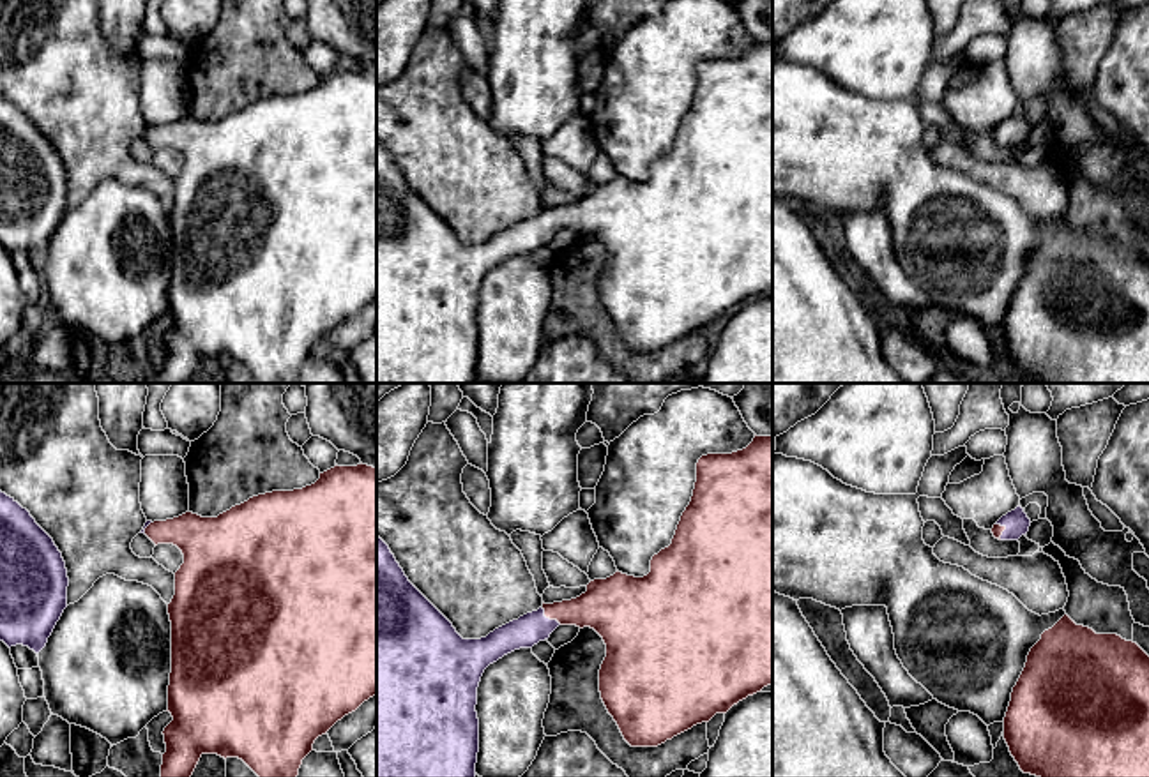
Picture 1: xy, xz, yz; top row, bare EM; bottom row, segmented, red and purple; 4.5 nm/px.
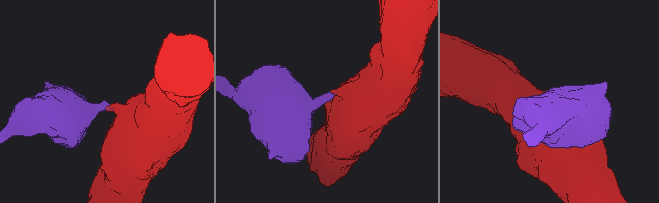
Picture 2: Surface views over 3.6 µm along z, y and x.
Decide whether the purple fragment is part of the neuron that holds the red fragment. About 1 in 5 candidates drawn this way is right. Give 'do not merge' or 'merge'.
merge

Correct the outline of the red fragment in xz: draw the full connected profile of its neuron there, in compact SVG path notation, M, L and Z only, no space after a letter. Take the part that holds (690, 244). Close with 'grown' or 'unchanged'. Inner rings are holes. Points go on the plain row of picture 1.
M772 39L757 41L732 58L707 58L696 67L696 87L689 109L681 120L672 148L651 164L651 177L643 182L615 177L606 184L594 184L576 203L544 208L513 224L486 242L463 244L453 228L408 185L389 150L377 141L377 383L474 383L479 357L479 323L476 316L477 291L484 274L504 260L532 253L550 242L559 230L594 233L606 249L606 261L599 274L599 297L608 318L617 327L631 351L658 351L666 344L709 327L716 318L727 318L734 309L772 288Z; grown

